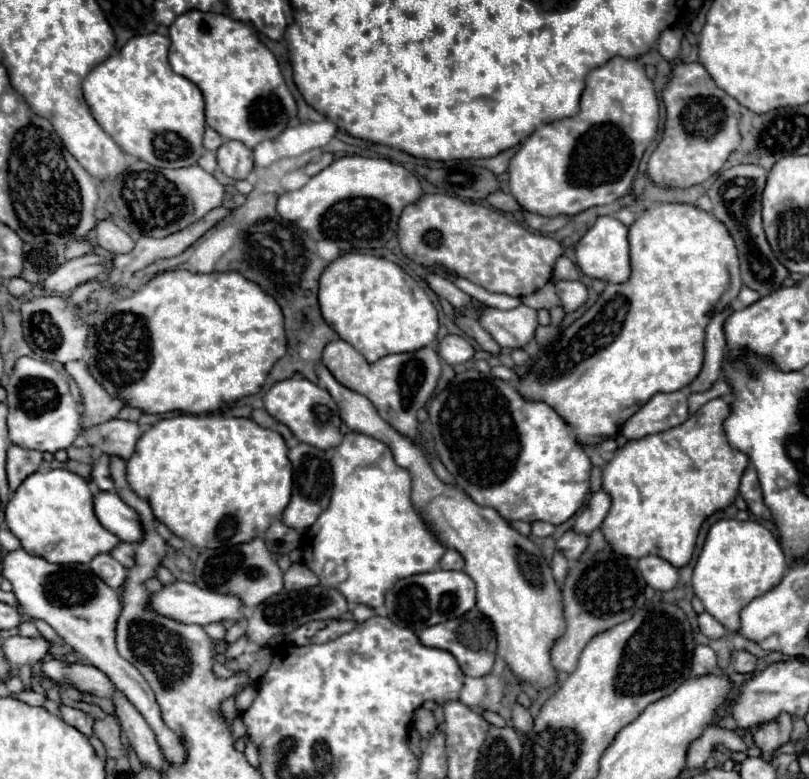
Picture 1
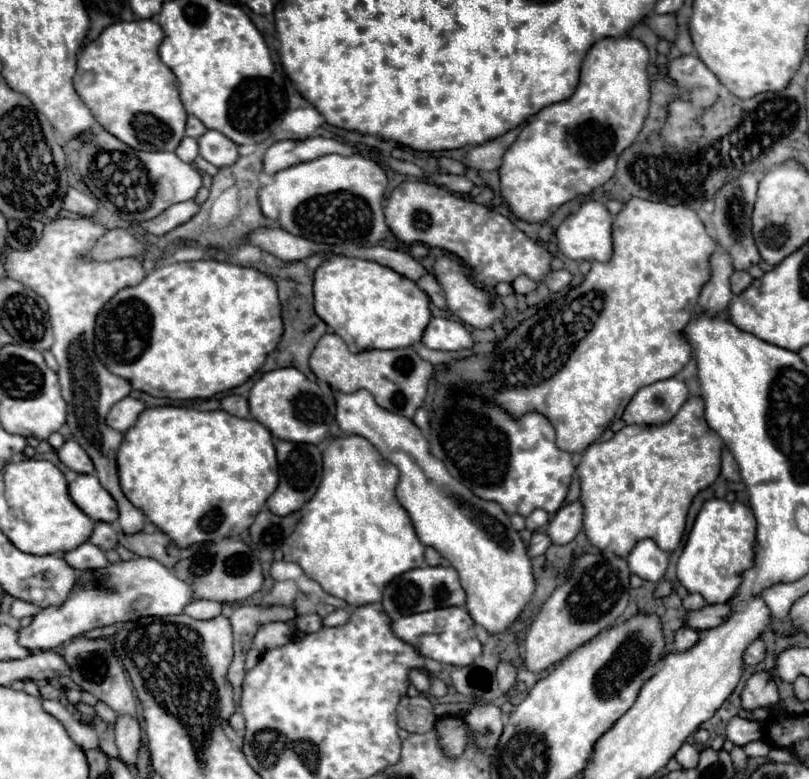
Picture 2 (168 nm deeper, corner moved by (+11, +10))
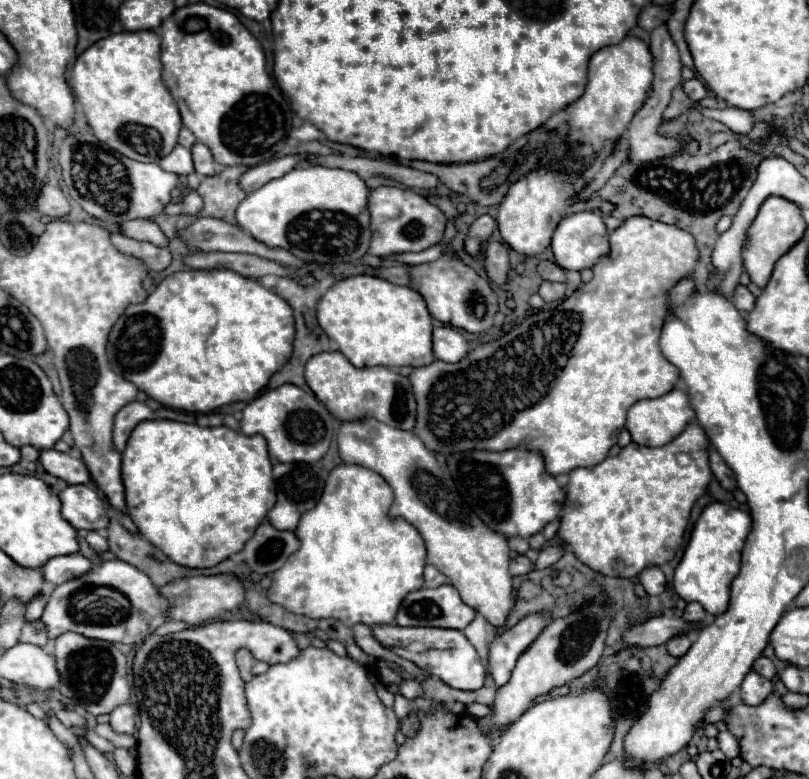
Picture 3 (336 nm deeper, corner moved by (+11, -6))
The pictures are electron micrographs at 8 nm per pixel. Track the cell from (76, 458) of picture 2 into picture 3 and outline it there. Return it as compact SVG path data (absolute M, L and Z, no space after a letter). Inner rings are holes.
M41 450L41 456L39 456L39 462L43 464L43 468L65 480L67 484L89 484L91 482L91 476L89 476L89 470L87 466L83 464L83 460L77 460L77 458L71 458L69 454L63 454L63 452L57 452L57 450Z

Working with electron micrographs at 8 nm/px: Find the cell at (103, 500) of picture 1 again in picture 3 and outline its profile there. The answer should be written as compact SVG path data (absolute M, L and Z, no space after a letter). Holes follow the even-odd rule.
M69 484L59 492L61 514L77 530L105 530L109 524L107 506L91 484Z

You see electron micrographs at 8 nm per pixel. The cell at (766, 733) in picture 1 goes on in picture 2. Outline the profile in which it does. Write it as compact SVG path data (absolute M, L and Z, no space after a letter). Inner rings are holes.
M769 672L753 674L747 680L747 686L745 686L741 698L743 698L743 708L747 712L759 710L759 708L773 708L775 704L779 704L777 686Z

